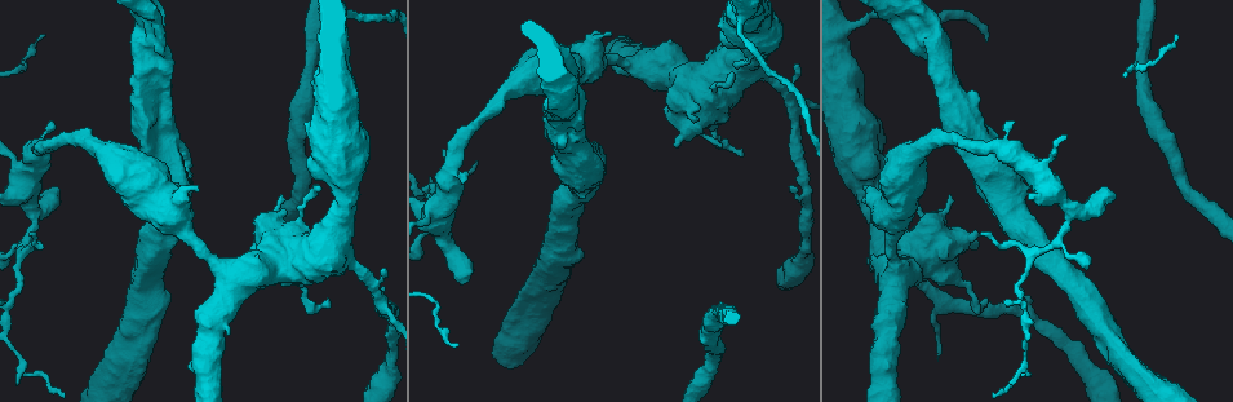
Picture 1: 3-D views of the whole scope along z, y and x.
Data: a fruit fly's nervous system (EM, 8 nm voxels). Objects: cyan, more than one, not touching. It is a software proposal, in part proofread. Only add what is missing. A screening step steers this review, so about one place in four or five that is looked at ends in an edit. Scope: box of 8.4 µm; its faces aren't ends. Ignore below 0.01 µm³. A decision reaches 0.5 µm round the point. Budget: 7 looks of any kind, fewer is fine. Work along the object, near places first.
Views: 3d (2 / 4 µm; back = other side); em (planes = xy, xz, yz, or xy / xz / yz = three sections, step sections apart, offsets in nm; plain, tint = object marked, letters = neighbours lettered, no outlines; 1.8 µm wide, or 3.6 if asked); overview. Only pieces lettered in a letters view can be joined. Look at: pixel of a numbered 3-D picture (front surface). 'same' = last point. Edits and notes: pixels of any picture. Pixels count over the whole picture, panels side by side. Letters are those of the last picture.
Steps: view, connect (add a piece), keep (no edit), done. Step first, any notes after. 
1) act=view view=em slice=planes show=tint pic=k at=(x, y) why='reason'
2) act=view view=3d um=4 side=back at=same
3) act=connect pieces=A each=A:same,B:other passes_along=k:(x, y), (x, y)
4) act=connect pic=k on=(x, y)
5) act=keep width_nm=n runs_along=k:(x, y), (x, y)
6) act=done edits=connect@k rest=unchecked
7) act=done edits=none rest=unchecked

act=view view=3d um=2 pic=1 at=(318, 193) why='branch stops here'

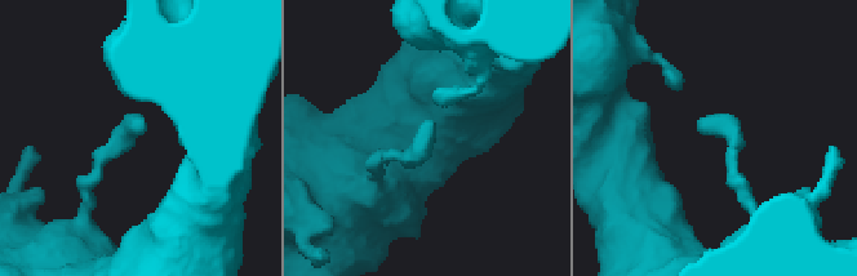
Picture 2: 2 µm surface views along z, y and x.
act=view view=em slice=yz step=8 show=letters pic=2 at=(701, 132)

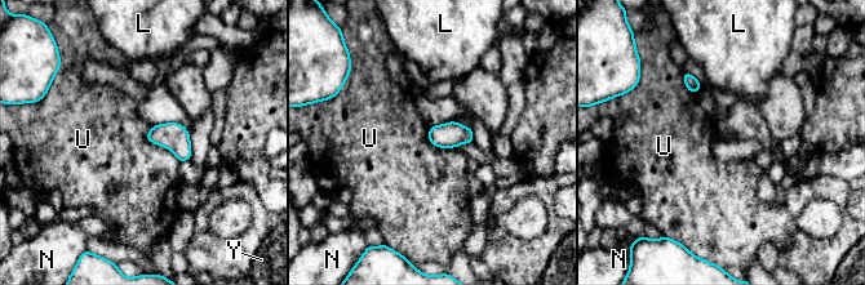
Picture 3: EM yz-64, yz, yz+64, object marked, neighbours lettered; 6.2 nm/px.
act=view view=em slice=planes show=letters at=same

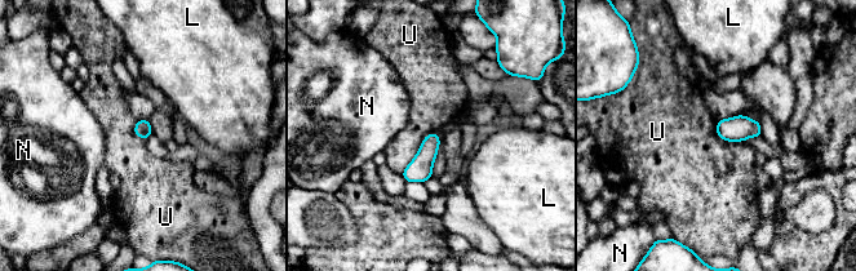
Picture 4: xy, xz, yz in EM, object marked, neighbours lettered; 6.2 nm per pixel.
act=keep each=L:other,N:other,U:other border=4:(437, 132), (424, 138), (400, 173) found='none of them fits'

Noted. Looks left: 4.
act=view view=em slice=planes show=plain pic=1 at=(579, 114) why='branch stops here'

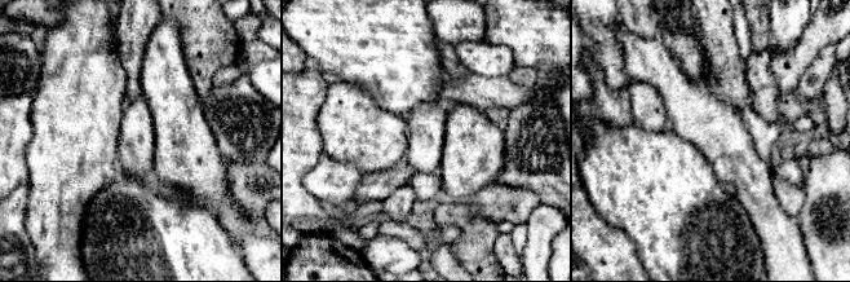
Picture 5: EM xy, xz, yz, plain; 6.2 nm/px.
act=view view=em slice=planes show=letters at=same

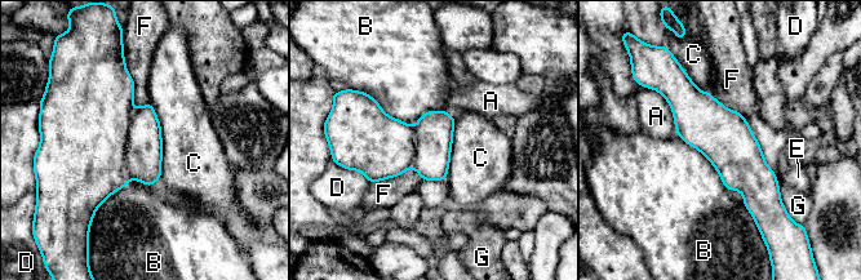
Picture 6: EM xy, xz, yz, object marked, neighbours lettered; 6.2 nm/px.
act=keep each=A:other,B:other,C:other,D:other,E:other,F:other,G:other border=6:(150, 102), (160, 127), (160, 178) found='none of them fits'

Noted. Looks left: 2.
act=view view=em slice=planes show=plain pic=1 at=(50, 192) why='free end'

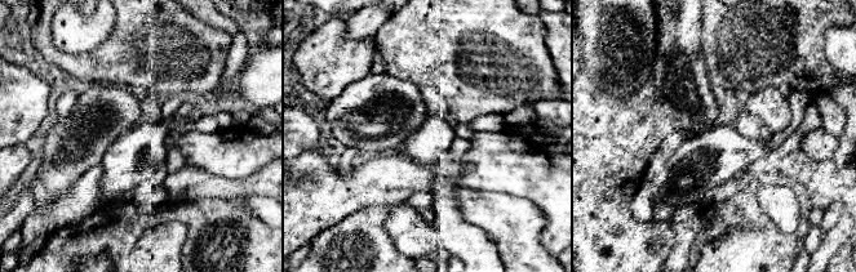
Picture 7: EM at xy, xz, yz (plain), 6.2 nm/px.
act=view view=em slice=planes show=letters at=same

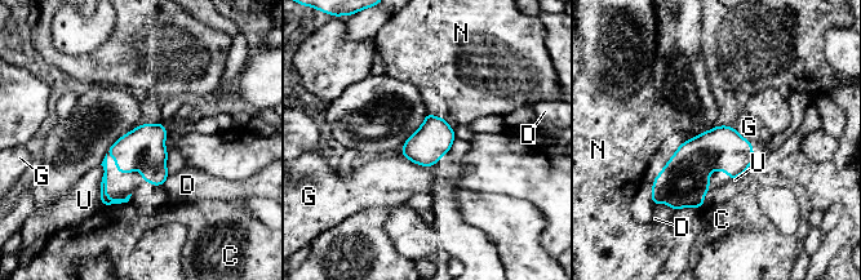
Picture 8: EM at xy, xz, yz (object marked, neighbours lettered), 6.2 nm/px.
act=keep each=C:other,D:other,G:other,N:other,U:other border=8:(447, 152), (431, 165), (402, 154) found='none of them fits'

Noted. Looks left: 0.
act=done edits=none rest=unchecked

